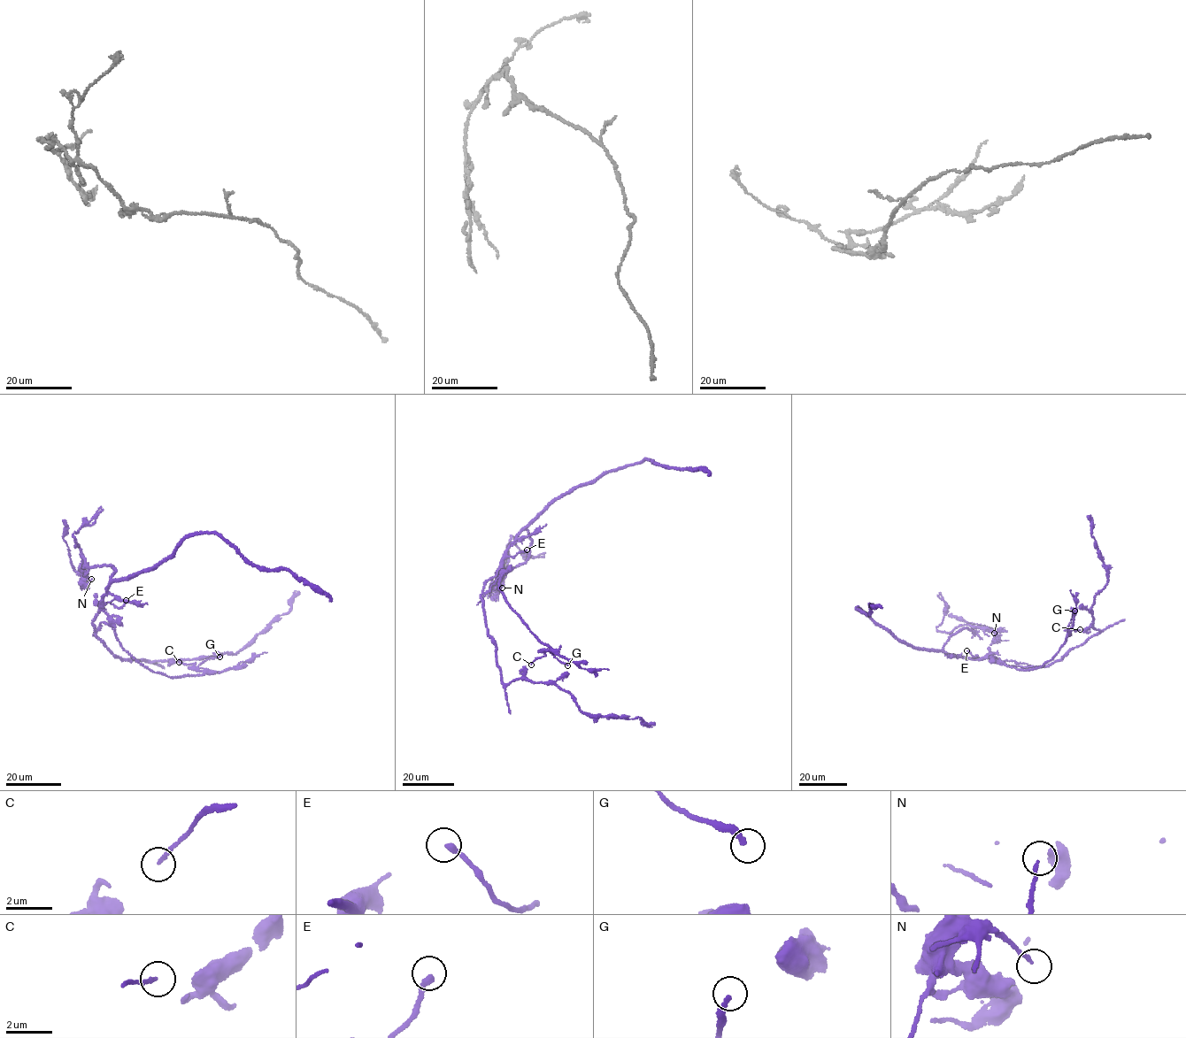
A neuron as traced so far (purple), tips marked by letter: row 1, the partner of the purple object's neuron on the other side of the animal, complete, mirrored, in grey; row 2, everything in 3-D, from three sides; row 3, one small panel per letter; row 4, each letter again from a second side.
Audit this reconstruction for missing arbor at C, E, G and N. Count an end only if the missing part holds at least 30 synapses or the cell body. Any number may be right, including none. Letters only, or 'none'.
none

